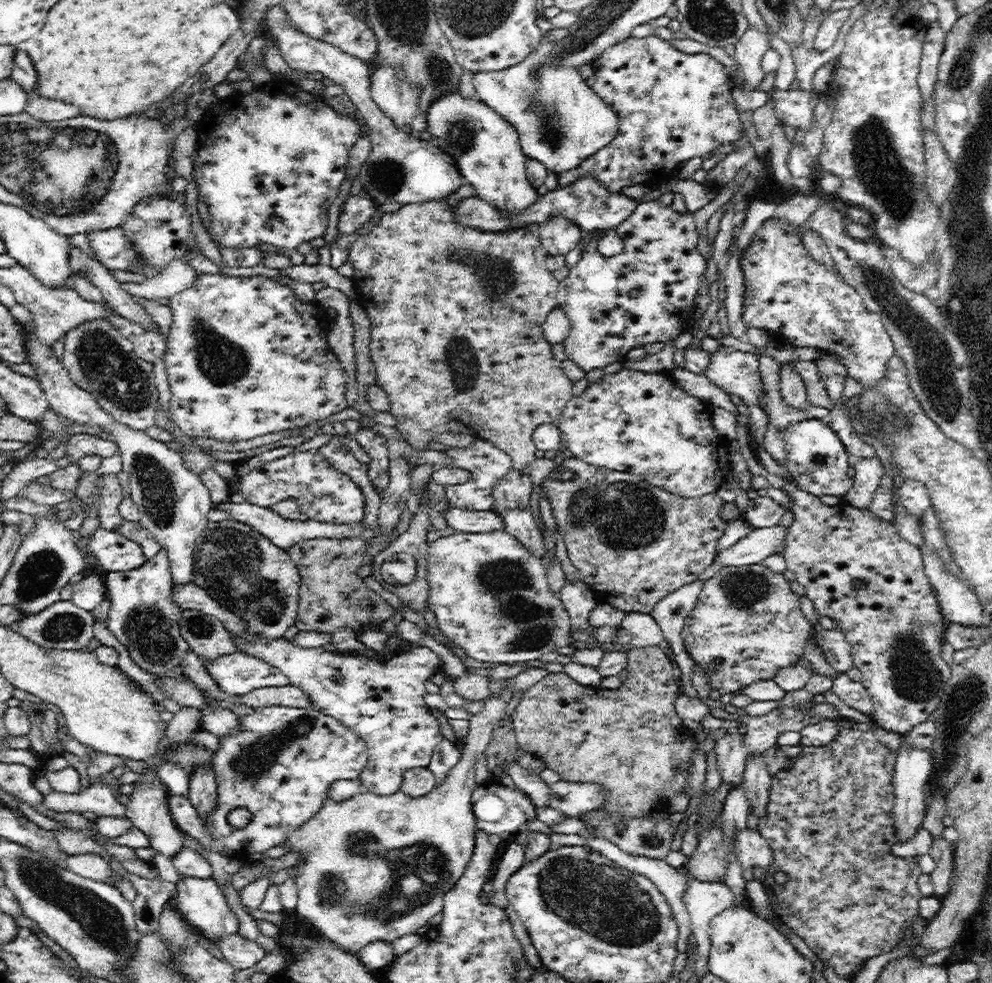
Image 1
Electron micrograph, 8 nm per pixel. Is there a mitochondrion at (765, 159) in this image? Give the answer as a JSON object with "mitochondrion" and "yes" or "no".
{"mitochondrion":"no"}

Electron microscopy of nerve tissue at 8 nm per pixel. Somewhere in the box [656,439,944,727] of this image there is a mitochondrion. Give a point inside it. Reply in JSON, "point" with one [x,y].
{"point":[743,590]}

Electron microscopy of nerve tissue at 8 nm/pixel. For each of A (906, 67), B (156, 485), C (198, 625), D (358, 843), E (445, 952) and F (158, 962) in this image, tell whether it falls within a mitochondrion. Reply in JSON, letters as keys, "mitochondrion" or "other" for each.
{"A":"other","B":"mitochondrion","C":"mitochondrion","D":"mitochondrion","E":"other","F":"mitochondrion"}

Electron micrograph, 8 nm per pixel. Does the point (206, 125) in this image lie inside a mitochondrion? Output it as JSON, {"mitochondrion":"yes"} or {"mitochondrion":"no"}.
{"mitochondrion":"no"}

